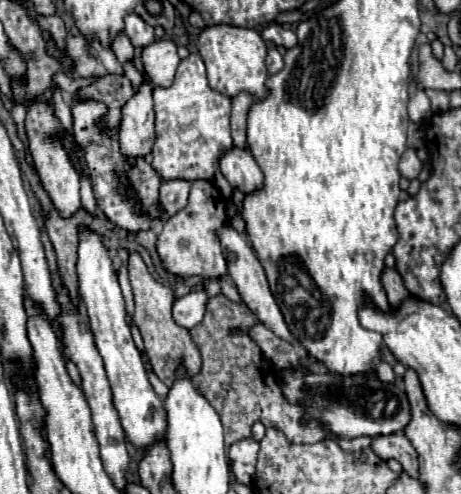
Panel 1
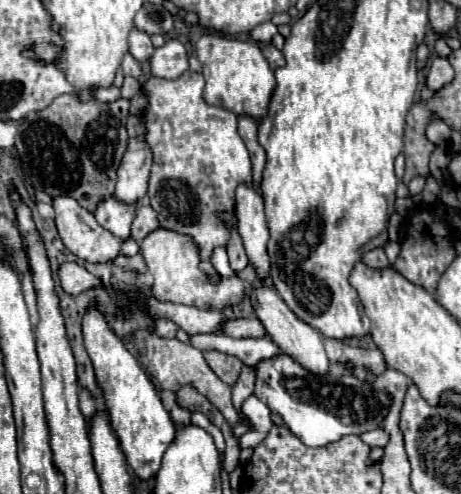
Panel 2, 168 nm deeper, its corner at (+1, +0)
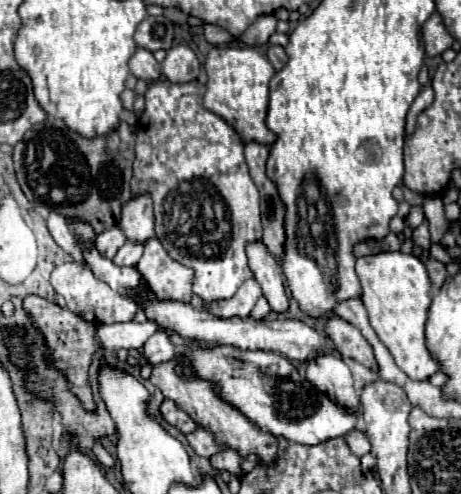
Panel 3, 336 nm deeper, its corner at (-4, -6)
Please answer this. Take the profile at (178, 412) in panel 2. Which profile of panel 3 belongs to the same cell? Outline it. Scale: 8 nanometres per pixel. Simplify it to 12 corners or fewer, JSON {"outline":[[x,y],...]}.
{"outline":[[192,431],[188,439],[200,457],[210,459],[226,449],[218,445],[212,433]]}

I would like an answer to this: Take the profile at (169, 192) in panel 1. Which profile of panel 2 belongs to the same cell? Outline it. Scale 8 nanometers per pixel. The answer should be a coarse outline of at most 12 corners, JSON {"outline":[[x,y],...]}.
{"outline":[[149,203],[137,209],[131,239],[145,239],[159,227]]}

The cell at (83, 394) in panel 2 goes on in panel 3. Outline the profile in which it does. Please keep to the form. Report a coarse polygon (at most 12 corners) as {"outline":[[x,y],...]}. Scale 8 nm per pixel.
{"outline":[[94,441],[94,455],[104,467],[114,467],[114,459],[102,447]]}

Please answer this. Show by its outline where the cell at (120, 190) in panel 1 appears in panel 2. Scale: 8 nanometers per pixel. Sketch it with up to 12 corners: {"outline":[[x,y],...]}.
{"outline":[[109,195],[97,205],[97,221],[115,237],[131,233],[137,203]]}

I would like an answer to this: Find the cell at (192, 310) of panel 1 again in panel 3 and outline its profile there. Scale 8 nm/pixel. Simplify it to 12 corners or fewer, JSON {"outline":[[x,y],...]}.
{"outline":[[154,333],[144,343],[142,357],[128,365],[160,365],[174,357],[166,333]]}

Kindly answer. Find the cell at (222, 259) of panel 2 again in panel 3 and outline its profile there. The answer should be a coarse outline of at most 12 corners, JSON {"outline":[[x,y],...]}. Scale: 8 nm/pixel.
{"outline":[[262,243],[246,247],[250,269],[274,313],[288,311],[280,265]]}

